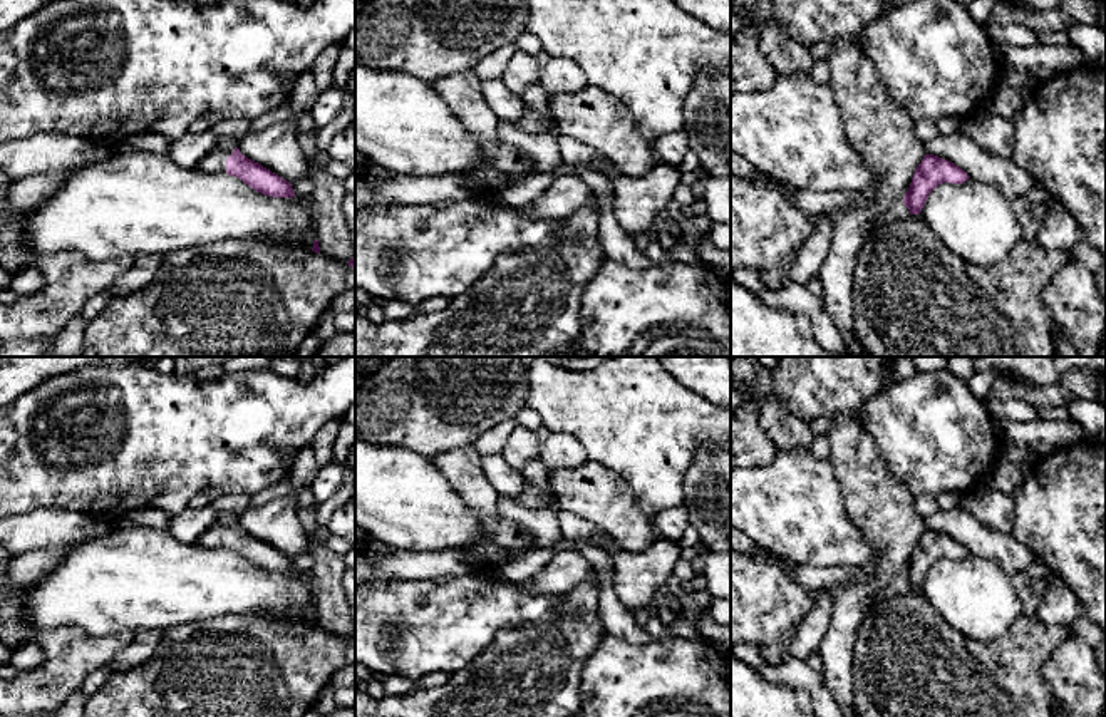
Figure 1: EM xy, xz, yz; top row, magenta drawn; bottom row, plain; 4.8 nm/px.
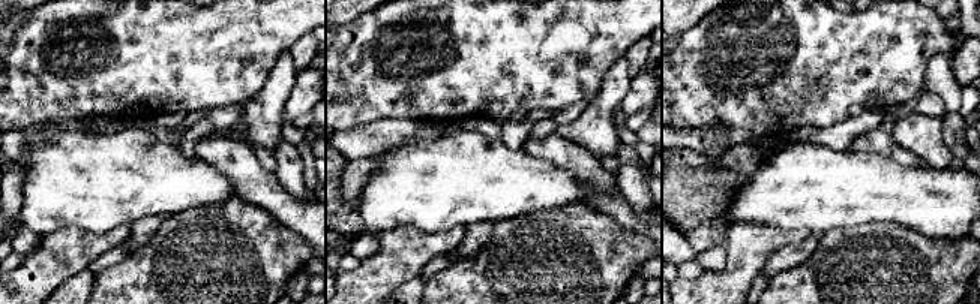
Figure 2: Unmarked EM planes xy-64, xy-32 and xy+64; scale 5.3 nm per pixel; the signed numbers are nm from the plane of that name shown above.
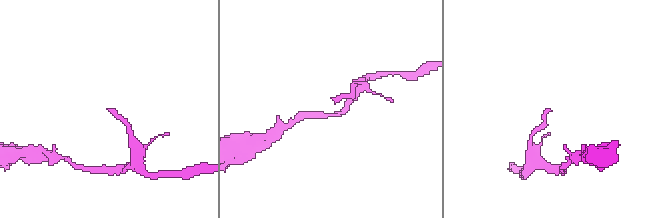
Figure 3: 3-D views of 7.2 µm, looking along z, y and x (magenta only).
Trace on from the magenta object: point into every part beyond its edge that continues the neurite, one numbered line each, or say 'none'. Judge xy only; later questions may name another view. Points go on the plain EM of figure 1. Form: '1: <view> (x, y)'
1: xy (215, 536)

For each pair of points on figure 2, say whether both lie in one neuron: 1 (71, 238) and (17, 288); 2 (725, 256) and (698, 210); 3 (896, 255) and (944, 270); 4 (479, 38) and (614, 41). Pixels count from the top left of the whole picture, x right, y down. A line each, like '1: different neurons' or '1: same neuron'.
1: same neuron
2: different neurons
3: same neuron
4: same neuron

